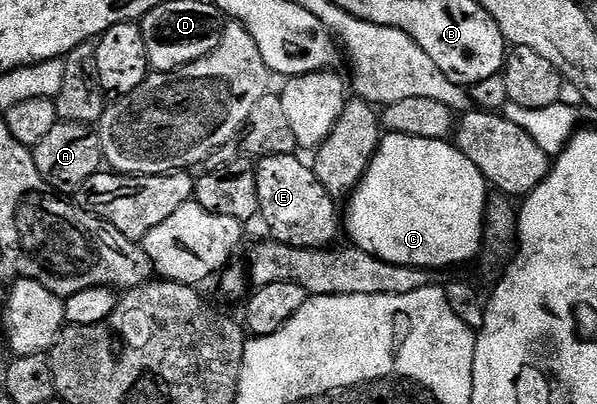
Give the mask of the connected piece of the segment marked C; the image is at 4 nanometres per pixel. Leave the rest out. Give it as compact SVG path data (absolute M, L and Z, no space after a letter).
M384 134L363 180L346 200L345 235L356 247L393 265L424 269L455 267L480 254L483 245L483 218L489 184L483 172L461 154L458 147L442 139Z

